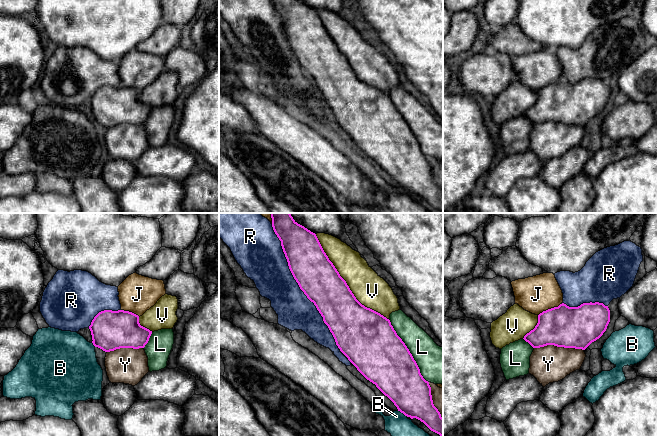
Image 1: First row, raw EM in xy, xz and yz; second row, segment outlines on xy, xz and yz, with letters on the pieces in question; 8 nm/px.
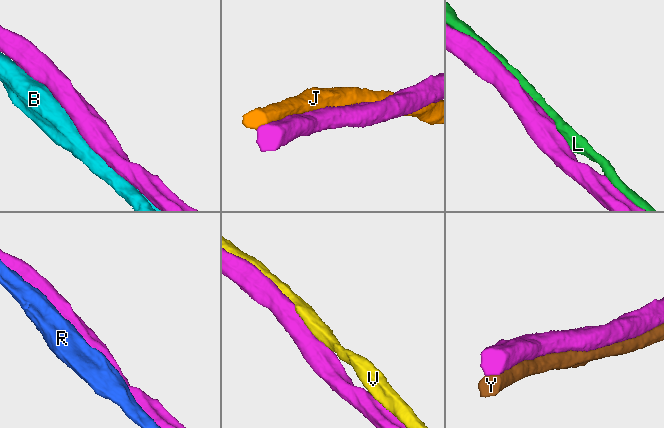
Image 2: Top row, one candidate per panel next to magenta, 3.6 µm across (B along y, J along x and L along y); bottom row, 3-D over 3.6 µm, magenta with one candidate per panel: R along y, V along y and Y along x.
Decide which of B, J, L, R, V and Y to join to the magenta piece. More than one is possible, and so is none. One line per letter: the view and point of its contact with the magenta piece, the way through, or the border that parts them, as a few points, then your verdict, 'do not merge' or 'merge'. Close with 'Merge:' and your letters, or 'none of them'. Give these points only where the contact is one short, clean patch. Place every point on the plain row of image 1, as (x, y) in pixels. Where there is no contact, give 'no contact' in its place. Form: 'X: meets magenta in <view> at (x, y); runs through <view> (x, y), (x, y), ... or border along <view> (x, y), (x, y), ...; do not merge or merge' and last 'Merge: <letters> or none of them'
B: meets magenta in xz at (402, 188); do not merge
J: meets magenta in yz at (551, 84); do not merge
L: meets magenta in xz at (409, 127); do not merge
R: meets magenta in xz at (299, 62); do not merge
V: meets magenta in xz at (345, 58); merge
Y: meets magenta in yz at (559, 122); do not merge
Merge: V

